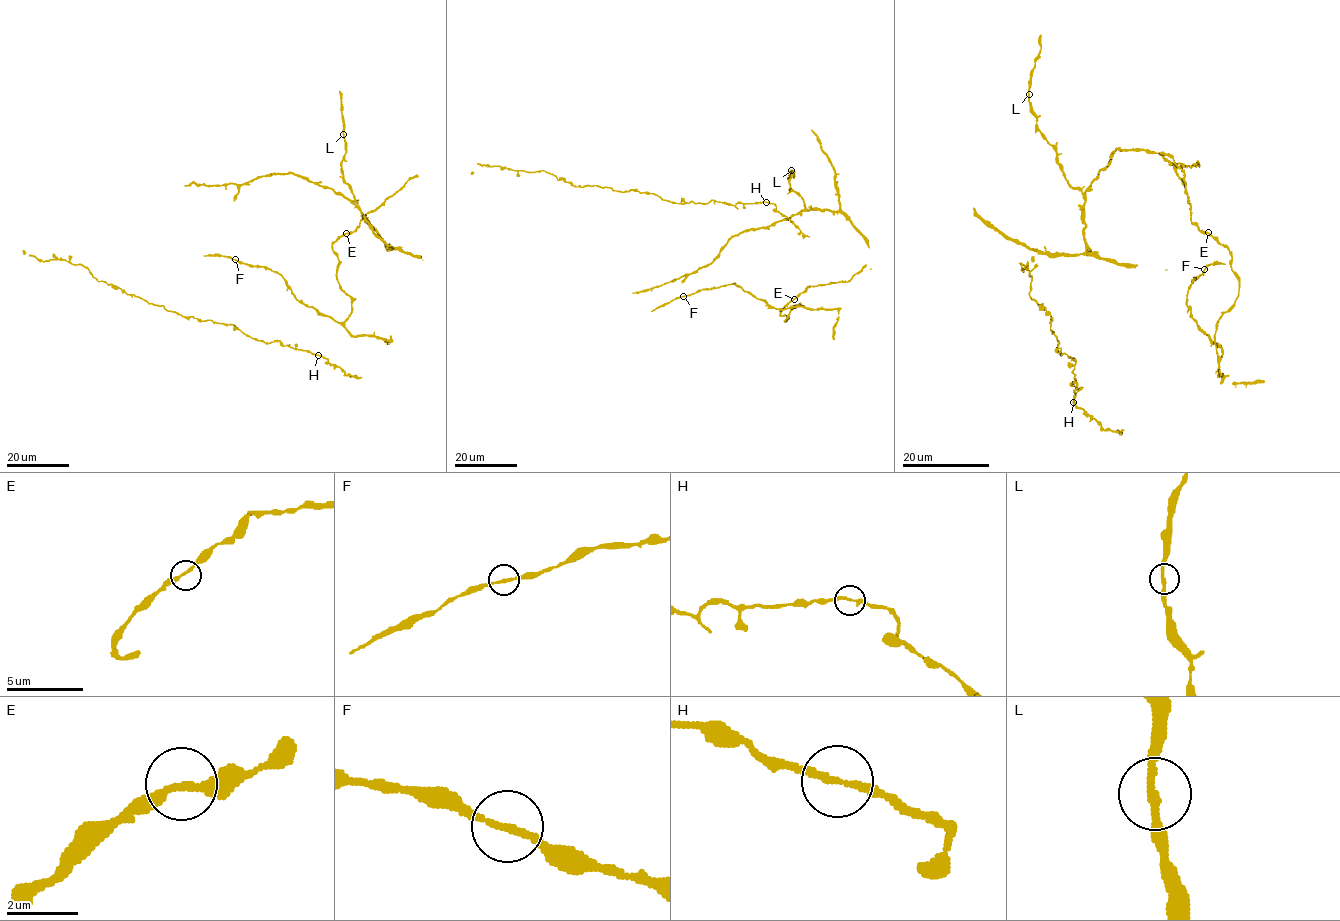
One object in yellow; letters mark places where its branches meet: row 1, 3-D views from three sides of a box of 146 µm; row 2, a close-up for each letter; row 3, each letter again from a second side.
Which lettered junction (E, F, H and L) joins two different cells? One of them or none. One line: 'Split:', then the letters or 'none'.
Split: none

